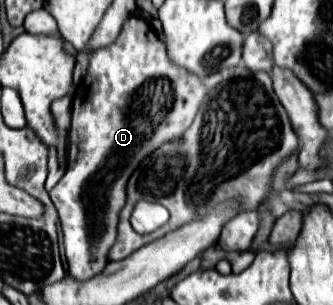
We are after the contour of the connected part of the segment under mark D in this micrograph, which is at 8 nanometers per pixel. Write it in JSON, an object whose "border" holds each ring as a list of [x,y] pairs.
{"border":[[[130,16],[118,36],[118,40],[106,48],[100,48],[98,52],[92,54],[90,58],[90,66],[88,66],[88,74],[82,78],[82,82],[78,84],[76,92],[74,92],[74,100],[72,100],[72,124],[70,124],[70,144],[68,144],[68,166],[64,176],[60,178],[60,182],[50,190],[50,200],[58,210],[58,220],[62,226],[62,234],[64,234],[64,250],[66,250],[66,260],[68,260],[68,274],[72,274],[76,280],[90,280],[94,278],[98,272],[102,272],[102,268],[108,264],[108,252],[116,240],[116,226],[118,226],[118,214],[126,202],[126,180],[130,178],[130,172],[134,172],[134,168],[140,164],[140,160],[144,156],[148,156],[154,148],[158,148],[158,144],[174,140],[178,136],[184,134],[184,130],[192,124],[196,112],[198,112],[198,104],[202,102],[202,98],[206,96],[206,88],[202,86],[198,76],[190,76],[190,72],[182,70],[182,68],[174,68],[174,64],[170,64],[166,60],[166,48],[164,44],[158,40],[156,32],[150,28],[150,24],[144,18],[138,16]]]}

